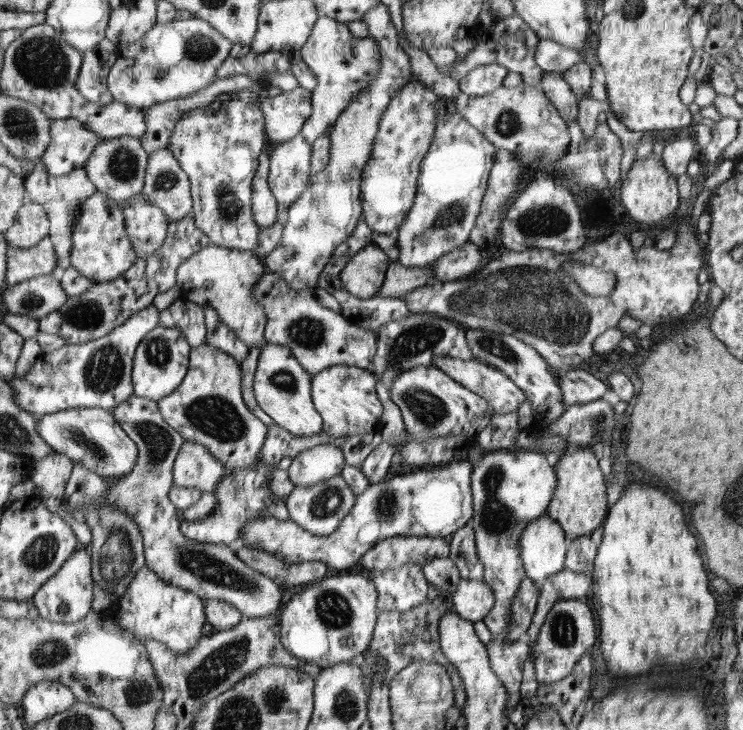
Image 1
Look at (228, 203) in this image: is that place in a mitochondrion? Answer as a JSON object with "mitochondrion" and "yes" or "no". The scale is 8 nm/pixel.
{"mitochondrion":"yes"}

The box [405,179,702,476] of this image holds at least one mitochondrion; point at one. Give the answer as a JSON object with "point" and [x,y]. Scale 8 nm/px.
{"point":[528,298]}

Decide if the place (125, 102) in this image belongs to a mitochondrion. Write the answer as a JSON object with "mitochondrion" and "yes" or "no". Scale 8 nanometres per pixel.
{"mitochondrion":"no"}

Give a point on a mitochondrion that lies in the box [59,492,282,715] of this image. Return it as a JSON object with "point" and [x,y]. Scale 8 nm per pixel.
{"point":[217,666]}

